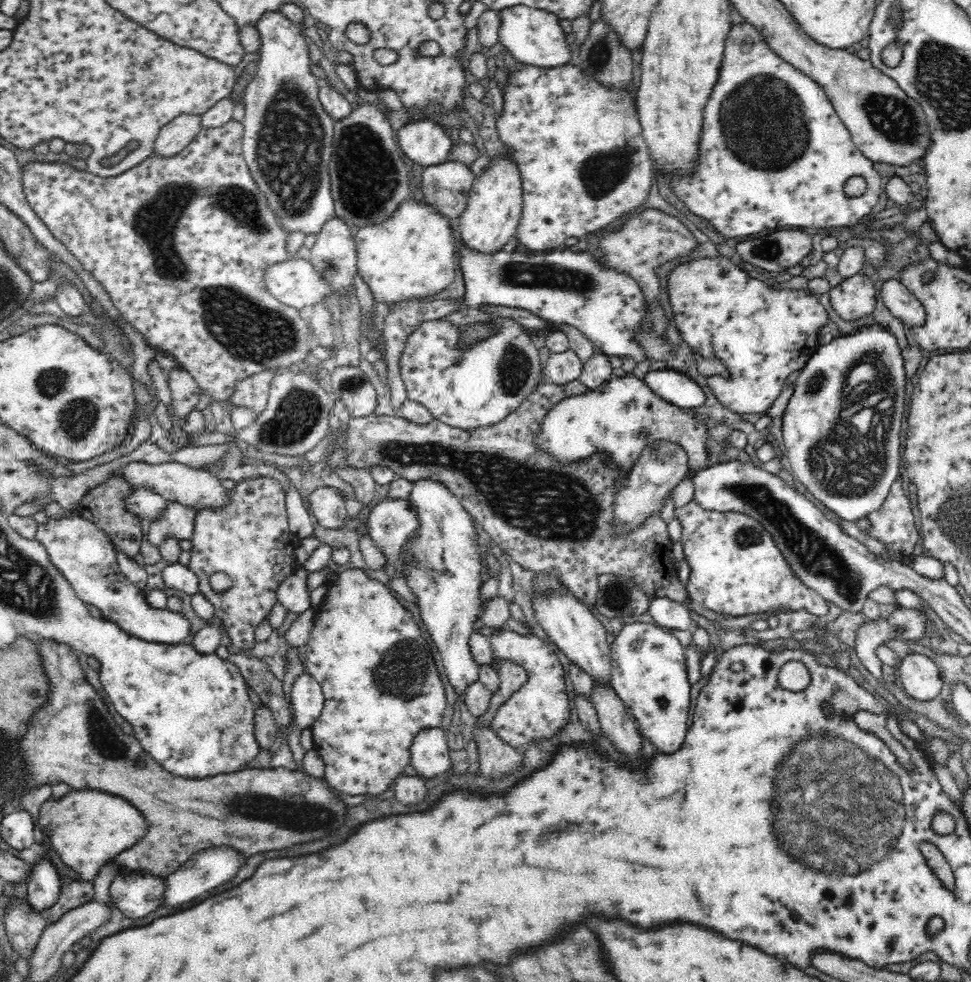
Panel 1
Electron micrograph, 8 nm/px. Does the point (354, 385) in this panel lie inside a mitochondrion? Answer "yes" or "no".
yes

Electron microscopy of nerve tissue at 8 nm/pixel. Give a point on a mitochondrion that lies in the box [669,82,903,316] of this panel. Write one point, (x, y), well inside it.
(767, 250)

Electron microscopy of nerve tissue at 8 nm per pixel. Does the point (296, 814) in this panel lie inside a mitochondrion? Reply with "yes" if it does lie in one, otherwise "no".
yes

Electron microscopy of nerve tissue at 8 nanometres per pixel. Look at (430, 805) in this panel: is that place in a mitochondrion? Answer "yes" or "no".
no

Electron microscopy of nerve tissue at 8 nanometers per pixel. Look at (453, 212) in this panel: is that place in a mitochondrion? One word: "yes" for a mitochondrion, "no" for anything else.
no

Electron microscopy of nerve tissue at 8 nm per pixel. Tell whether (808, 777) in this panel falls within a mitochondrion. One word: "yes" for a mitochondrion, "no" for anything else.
yes

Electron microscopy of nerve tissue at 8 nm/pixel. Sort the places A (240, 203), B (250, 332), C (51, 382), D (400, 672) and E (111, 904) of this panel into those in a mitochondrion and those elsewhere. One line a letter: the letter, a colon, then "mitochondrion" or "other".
A: mitochondrion
B: mitochondrion
C: mitochondrion
D: mitochondrion
E: other

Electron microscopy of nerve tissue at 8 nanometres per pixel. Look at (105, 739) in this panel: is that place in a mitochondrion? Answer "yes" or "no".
yes

